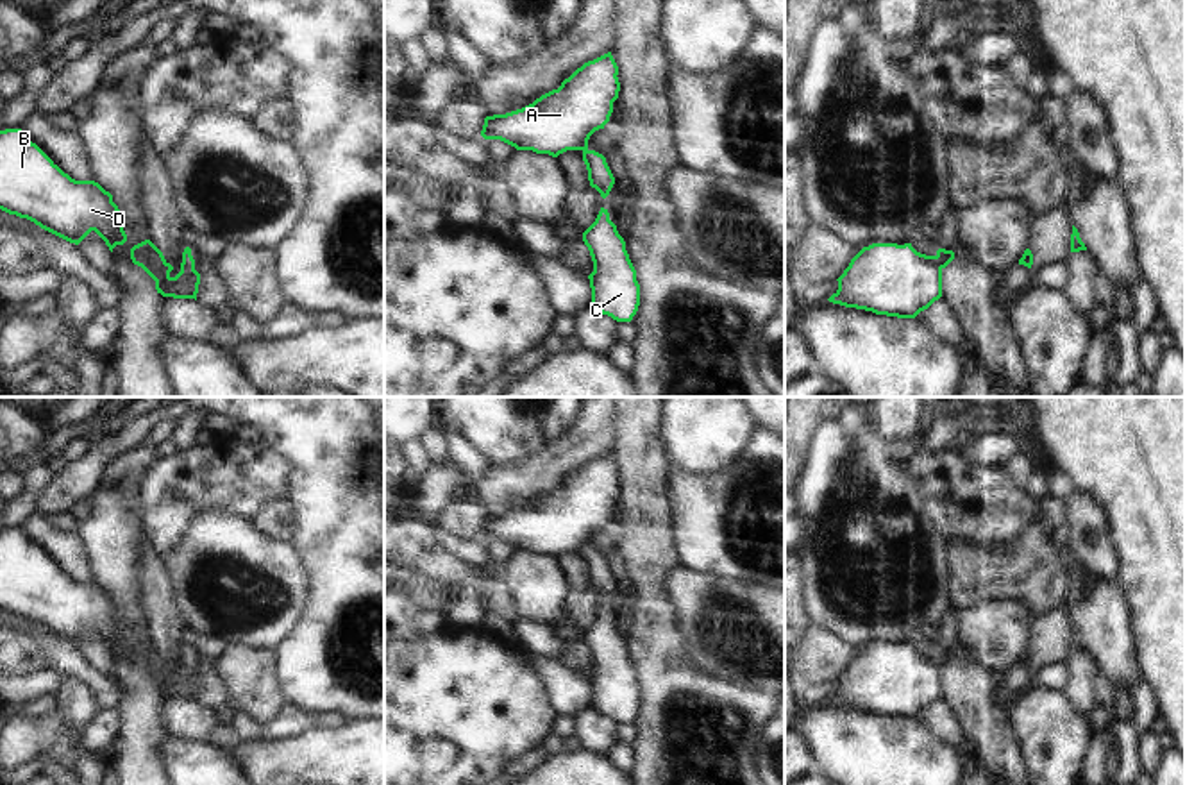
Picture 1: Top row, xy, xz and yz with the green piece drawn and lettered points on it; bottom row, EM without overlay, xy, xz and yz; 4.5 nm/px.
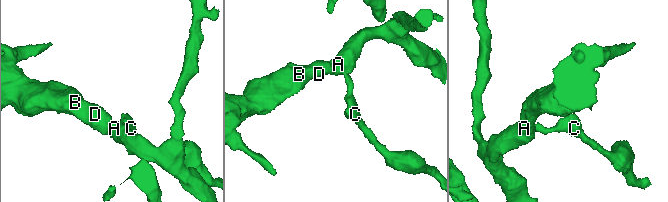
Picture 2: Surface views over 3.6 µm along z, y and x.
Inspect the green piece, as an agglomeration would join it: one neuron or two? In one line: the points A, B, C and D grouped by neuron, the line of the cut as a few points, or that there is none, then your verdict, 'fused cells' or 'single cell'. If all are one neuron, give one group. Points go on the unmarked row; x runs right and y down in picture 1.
A B D / C | yz (935, 657), (942, 667) | fused cells

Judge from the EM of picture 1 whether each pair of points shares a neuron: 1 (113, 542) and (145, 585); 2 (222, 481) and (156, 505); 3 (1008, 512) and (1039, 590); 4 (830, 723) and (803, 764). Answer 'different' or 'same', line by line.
1: different
2: same
3: different
4: different

